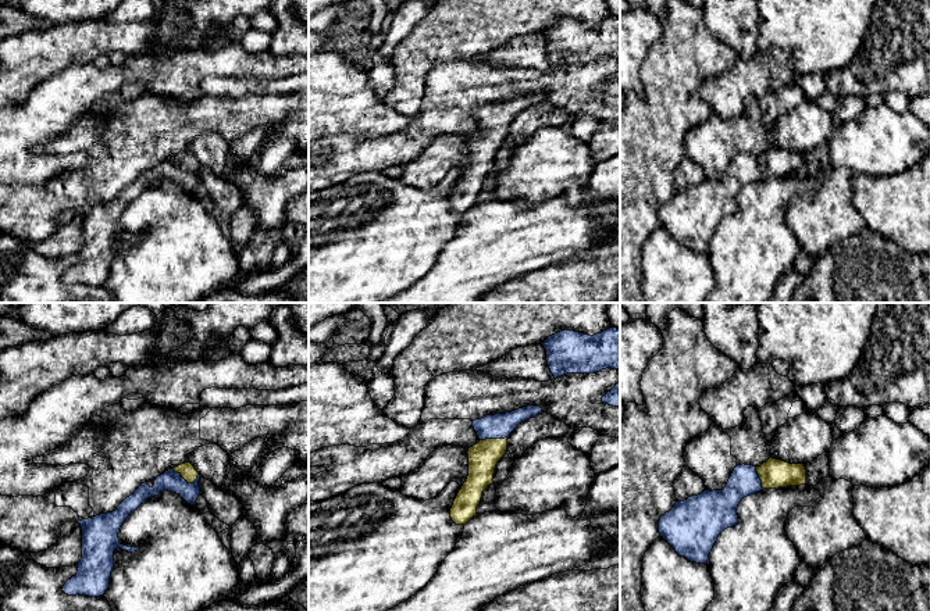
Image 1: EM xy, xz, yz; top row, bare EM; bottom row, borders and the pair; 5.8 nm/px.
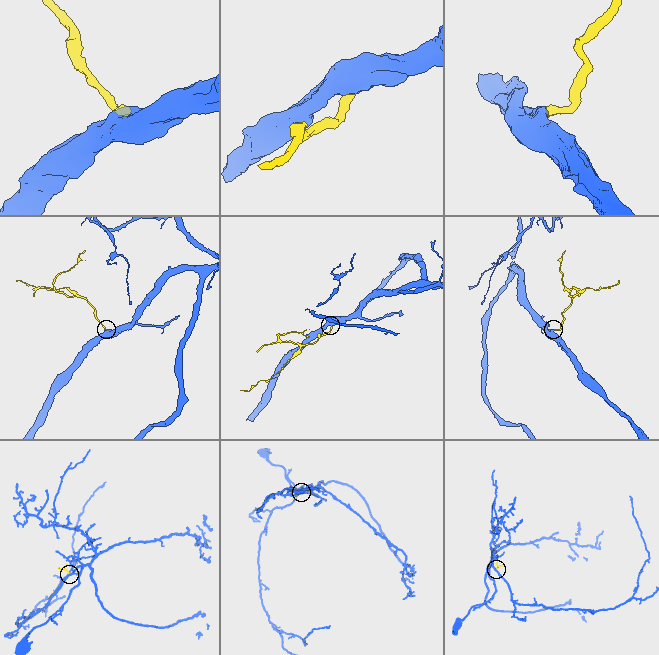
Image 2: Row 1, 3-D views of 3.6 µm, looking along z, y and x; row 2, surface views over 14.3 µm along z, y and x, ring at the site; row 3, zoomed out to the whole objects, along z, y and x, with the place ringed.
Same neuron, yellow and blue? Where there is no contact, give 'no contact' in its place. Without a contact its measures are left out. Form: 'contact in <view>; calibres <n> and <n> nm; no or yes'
contact in xy; calibres 90 and 120 nm; yes

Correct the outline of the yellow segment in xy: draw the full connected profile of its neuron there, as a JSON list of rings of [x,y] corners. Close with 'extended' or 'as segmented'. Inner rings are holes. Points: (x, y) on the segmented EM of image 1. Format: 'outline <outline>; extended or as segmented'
outline [[[185,462],[157,476],[153,487],[147,482],[142,483],[115,511],[78,521],[82,528],[82,558],[76,565],[76,575],[65,582],[63,592],[68,596],[104,596],[110,586],[115,549],[128,553],[140,550],[120,543],[118,532],[129,514],[163,490],[179,494],[195,507],[200,494],[199,480],[200,475],[195,467]]]; extended

